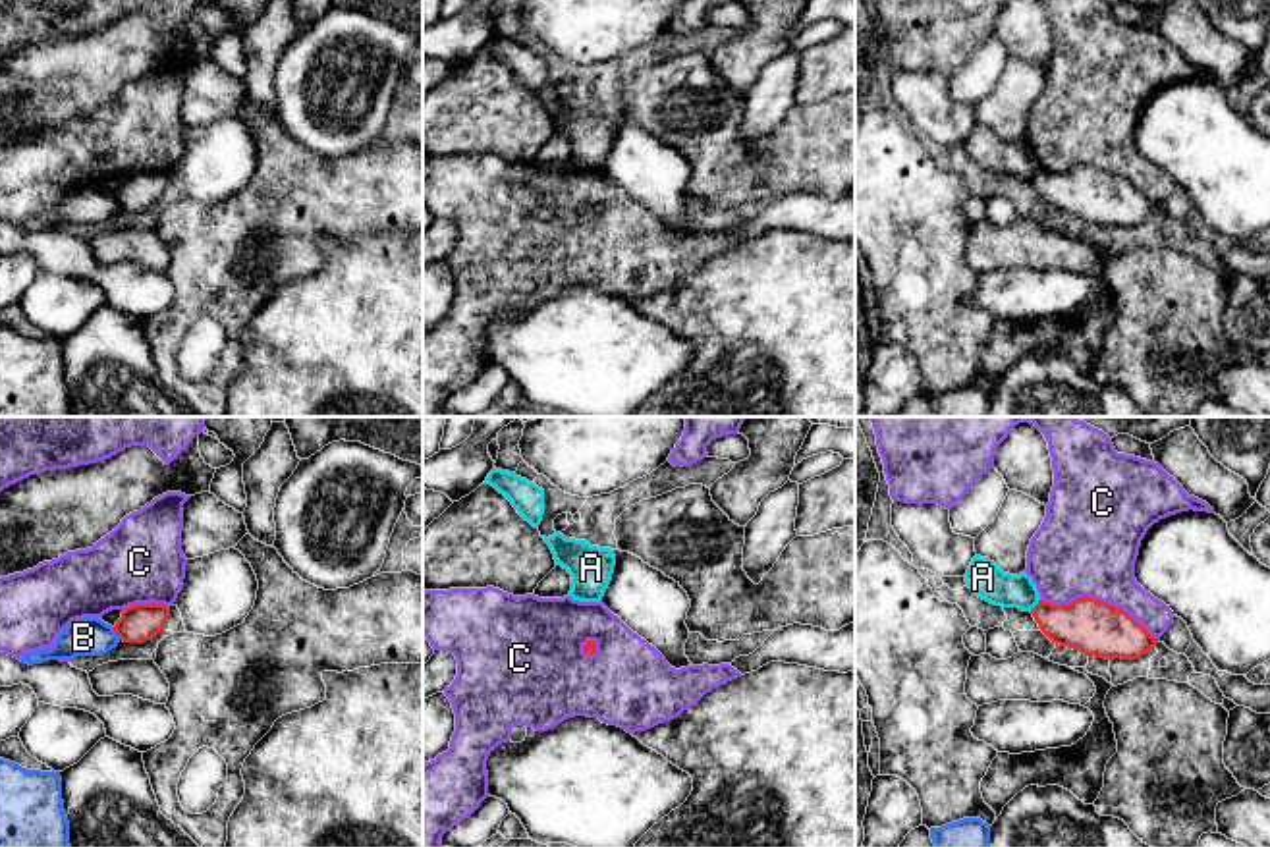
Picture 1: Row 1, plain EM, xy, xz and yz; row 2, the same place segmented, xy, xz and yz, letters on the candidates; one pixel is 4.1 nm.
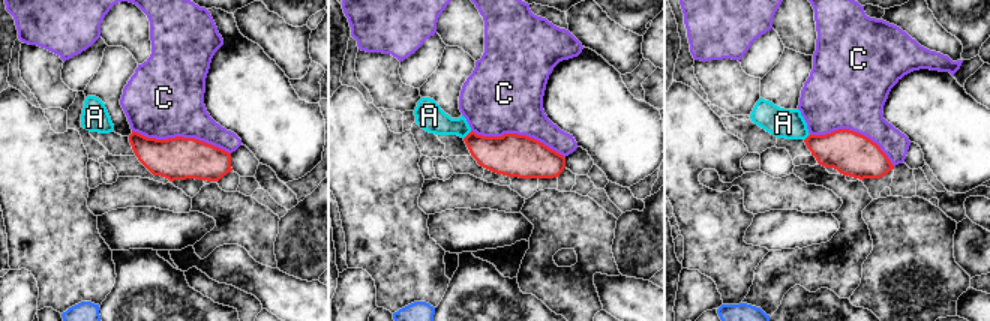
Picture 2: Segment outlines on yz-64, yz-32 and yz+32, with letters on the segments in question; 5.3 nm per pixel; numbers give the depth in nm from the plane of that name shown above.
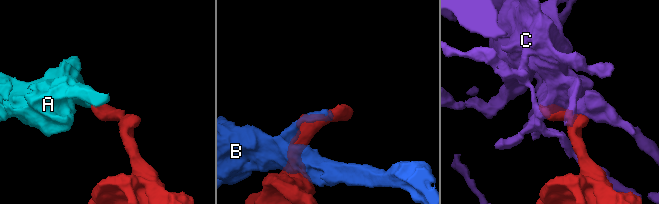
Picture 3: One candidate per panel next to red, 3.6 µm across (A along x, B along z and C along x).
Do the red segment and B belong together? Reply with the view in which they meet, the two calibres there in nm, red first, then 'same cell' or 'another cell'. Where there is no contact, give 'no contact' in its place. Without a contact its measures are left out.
xy | 160/160 nm | another cell

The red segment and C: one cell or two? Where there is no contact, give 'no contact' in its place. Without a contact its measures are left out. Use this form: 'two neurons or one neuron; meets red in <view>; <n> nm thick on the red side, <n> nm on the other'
two neurons; meets red in yz; 240 nm thick on the red side, 420 nm on the other

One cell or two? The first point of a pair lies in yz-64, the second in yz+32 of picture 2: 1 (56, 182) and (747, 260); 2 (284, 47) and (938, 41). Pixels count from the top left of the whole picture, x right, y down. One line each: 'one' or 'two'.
1: one
2: one

